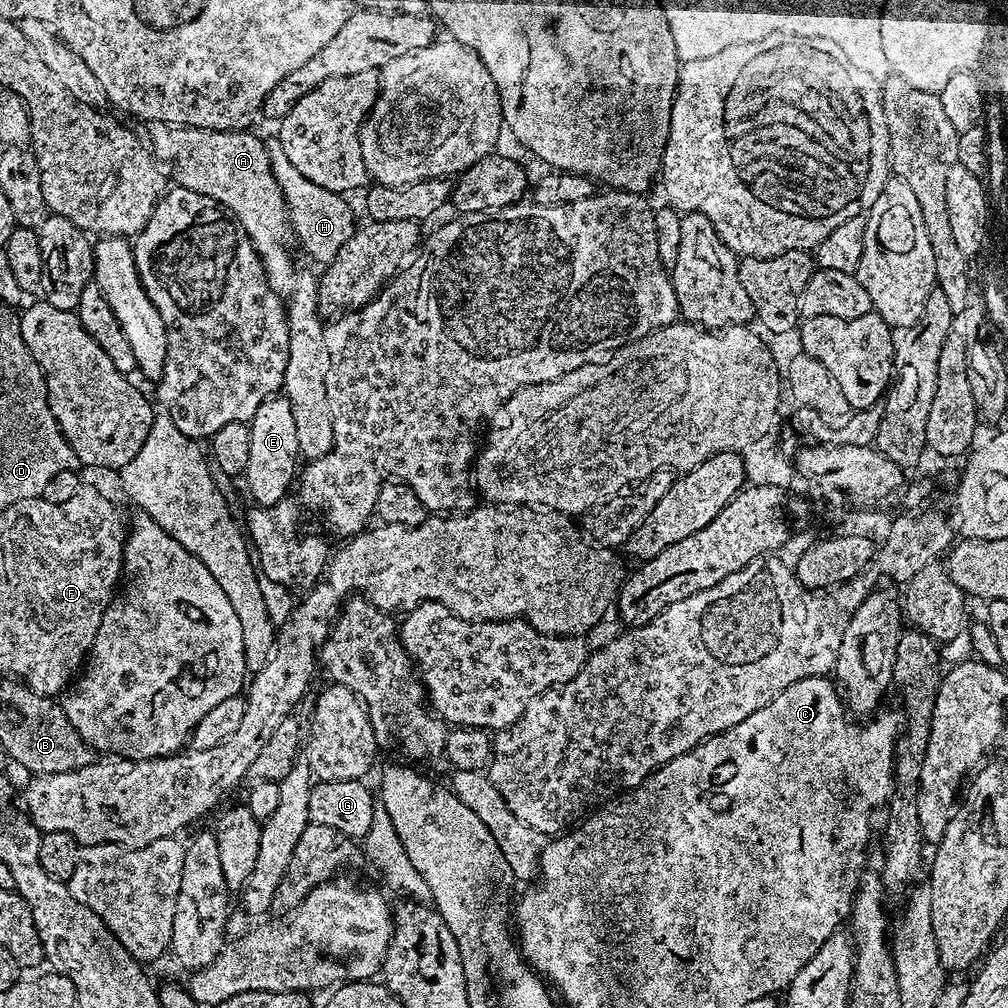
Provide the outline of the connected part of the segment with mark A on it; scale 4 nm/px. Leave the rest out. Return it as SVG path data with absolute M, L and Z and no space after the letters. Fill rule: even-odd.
M152 124L149 127L148 136L146 135L147 143L150 145L150 151L157 161L161 165L167 166L169 164L172 167L172 176L179 187L186 190L194 190L194 194L206 194L206 198L214 198L222 206L226 206L232 213L238 218L238 222L246 230L246 234L252 240L254 250L258 254L258 258L262 262L264 267L264 273L266 278L270 282L270 286L274 290L274 294L278 294L284 302L284 313L286 314L286 322L288 323L288 333L290 334L290 358L286 358L286 374L284 375L284 387L282 394L289 400L290 406L294 410L294 426L298 433L298 450L301 457L305 461L311 462L322 458L322 454L326 454L331 450L334 444L334 418L330 414L330 398L326 398L326 370L328 369L328 355L326 354L326 342L324 341L324 326L326 323L325 317L322 315L322 309L319 304L319 286L317 284L317 273L307 272L304 268L299 268L296 265L296 260L292 257L292 244L294 246L294 235L292 231L291 218L288 216L287 202L284 200L281 186L278 184L276 178L274 178L274 172L271 169L270 158L267 157L266 146L263 139L258 135L255 136L255 131L241 130L235 132L234 130L206 130L205 128L191 128L190 126L181 126L180 124Z

